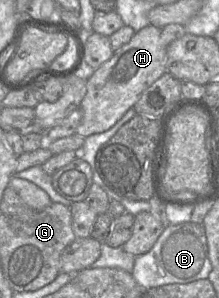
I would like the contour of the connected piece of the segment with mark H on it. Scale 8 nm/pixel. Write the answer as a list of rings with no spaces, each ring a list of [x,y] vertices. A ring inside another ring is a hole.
[[[150,24],[135,32],[131,40],[99,68],[88,71],[87,91],[80,105],[83,118],[76,134],[87,138],[114,126],[135,105],[142,92],[167,72],[167,46],[161,38],[161,28]]]

